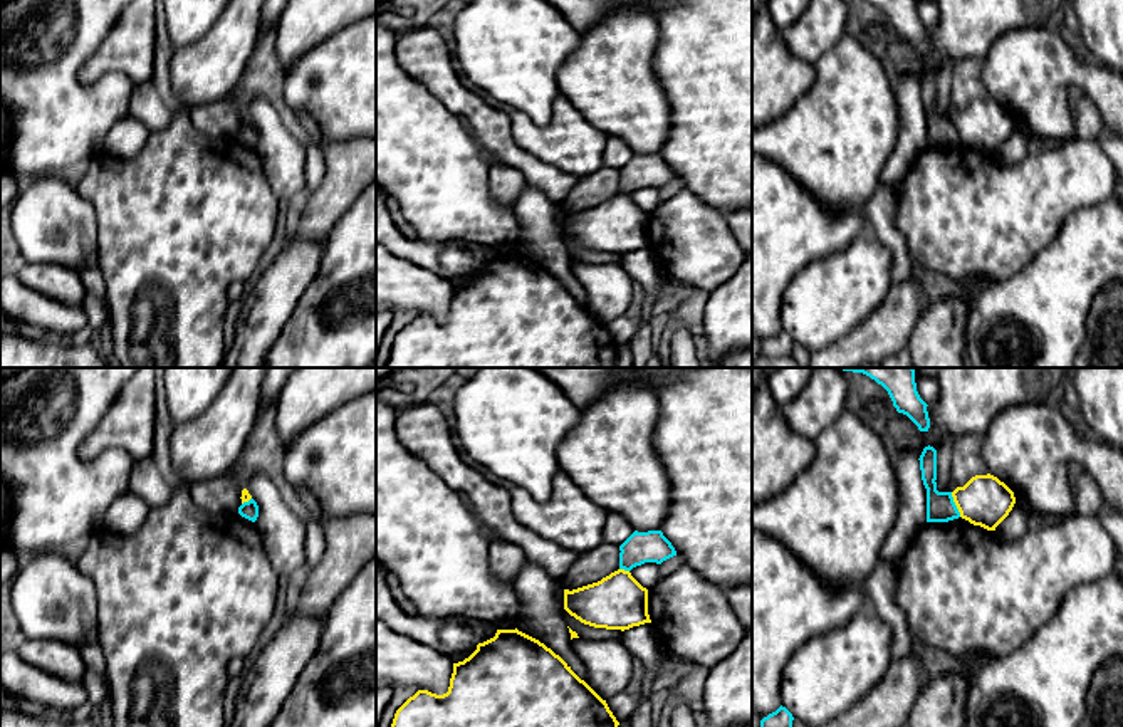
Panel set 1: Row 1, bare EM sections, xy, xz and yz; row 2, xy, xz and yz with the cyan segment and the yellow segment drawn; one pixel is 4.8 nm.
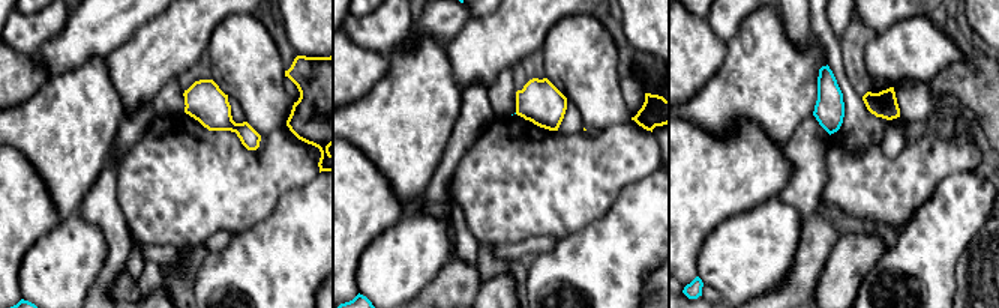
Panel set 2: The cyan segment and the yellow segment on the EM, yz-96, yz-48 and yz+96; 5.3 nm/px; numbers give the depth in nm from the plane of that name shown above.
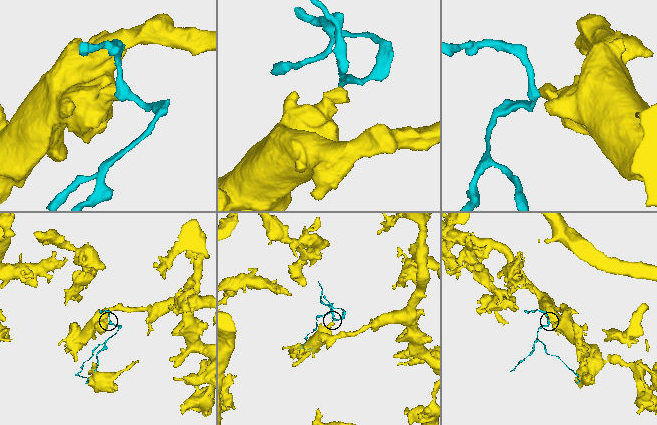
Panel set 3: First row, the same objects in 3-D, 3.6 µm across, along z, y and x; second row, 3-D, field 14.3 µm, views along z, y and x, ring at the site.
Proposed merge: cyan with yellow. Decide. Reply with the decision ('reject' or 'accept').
reject

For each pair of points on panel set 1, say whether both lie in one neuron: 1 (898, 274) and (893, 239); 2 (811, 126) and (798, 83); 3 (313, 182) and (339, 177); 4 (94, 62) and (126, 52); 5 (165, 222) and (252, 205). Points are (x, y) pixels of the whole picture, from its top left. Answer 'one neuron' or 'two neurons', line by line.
1: one neuron
2: two neurons
3: two neurons
4: one neuron
5: one neuron

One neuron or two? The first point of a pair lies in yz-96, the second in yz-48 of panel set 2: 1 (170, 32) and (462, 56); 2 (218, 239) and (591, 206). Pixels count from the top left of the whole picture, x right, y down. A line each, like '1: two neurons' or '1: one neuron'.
1: one neuron
2: two neurons

